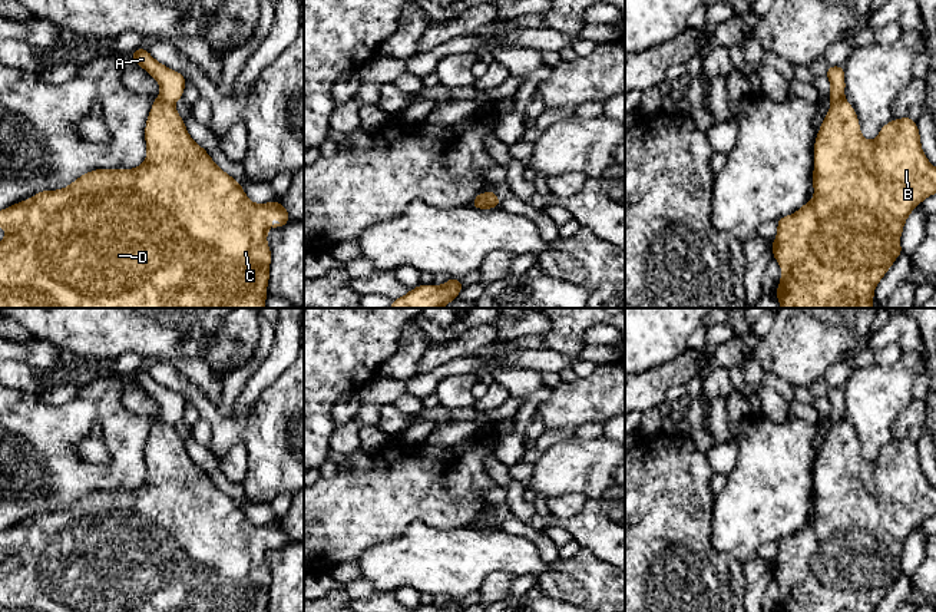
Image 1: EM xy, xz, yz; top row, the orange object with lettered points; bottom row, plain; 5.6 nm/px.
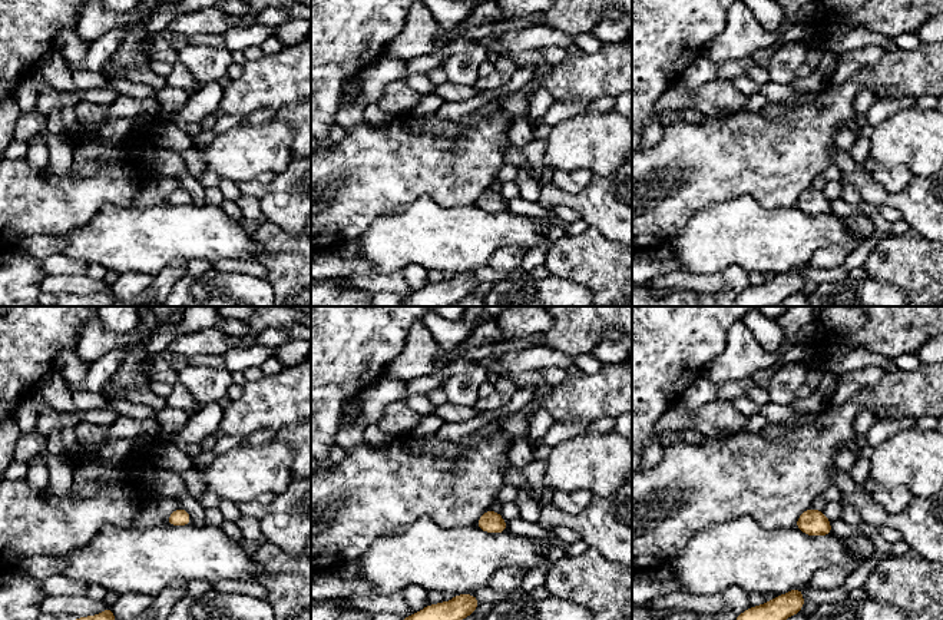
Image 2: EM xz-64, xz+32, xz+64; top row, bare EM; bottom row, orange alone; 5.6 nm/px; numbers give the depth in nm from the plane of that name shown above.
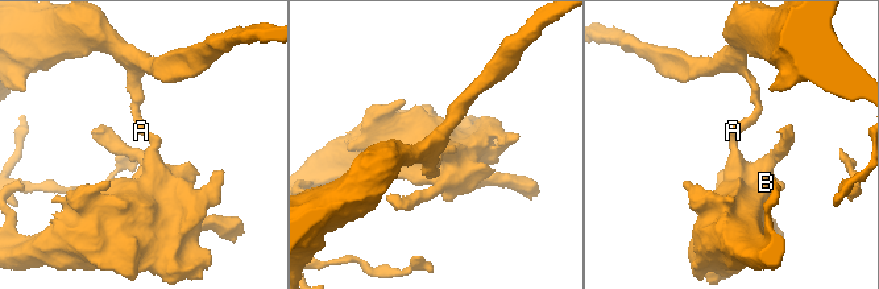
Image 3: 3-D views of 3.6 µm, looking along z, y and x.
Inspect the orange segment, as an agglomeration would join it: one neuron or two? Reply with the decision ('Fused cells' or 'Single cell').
Fused cells

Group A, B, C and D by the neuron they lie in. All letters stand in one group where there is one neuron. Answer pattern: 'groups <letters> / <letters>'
groups A / B C D

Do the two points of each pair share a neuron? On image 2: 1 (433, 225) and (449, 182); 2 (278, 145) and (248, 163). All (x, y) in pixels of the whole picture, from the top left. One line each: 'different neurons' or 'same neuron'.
1: different neurons
2: same neuron

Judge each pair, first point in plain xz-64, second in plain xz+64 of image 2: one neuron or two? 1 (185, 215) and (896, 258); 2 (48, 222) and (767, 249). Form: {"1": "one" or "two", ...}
{"1": "two", "2": "two"}

